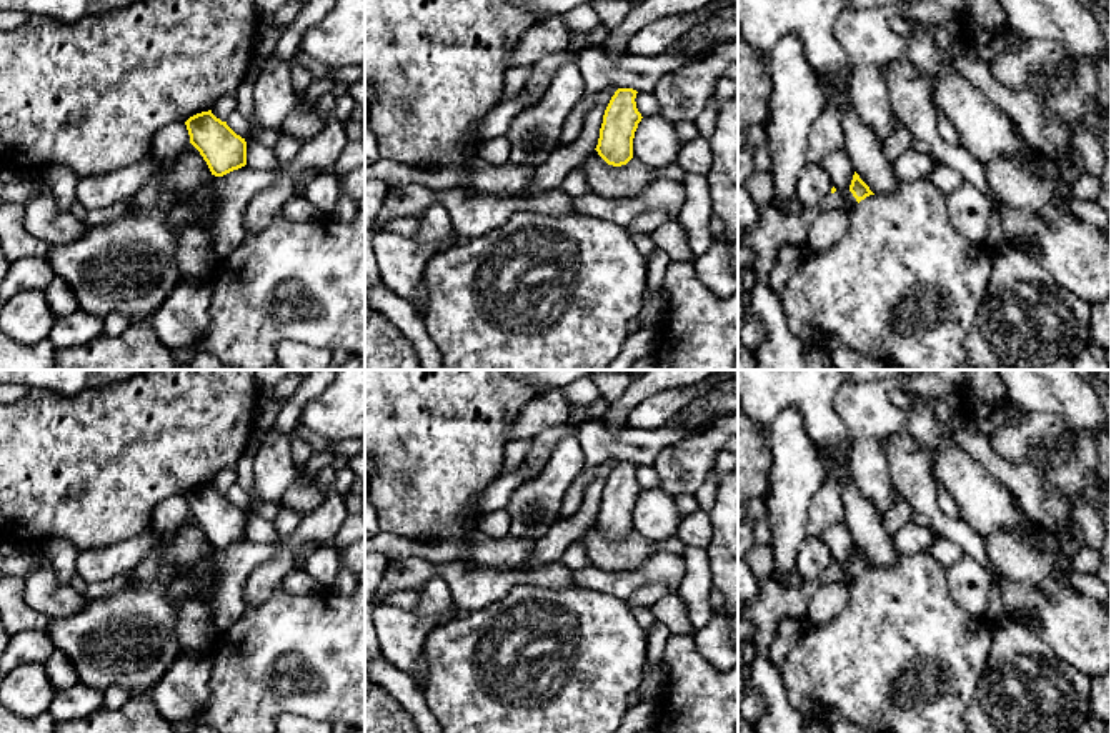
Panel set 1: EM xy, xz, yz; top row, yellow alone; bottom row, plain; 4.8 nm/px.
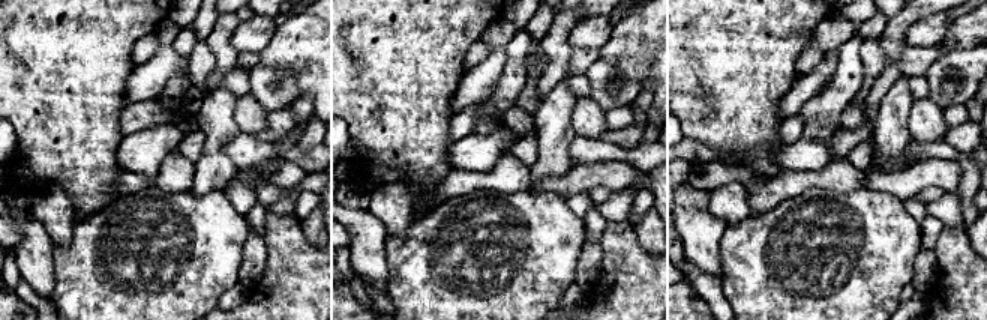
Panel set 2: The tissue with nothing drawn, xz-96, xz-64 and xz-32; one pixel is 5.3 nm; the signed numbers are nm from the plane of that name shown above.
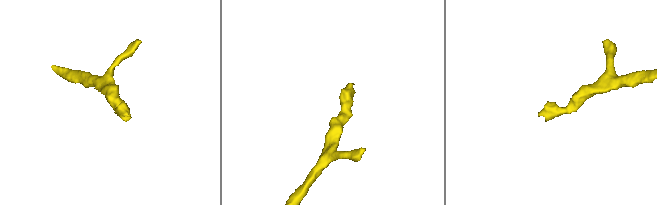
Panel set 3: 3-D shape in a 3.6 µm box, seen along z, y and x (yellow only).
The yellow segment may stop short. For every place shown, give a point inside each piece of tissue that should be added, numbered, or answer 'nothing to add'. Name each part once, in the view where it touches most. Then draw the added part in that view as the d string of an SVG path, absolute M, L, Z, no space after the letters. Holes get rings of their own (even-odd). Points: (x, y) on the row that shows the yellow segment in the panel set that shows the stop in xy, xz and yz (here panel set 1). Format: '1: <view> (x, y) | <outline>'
1: yz (780, 350) | M834 192L820 208L805 208L800 215L768 205L761 208L758 223L743 228L741 245L746 245L755 258L755 287L746 300L766 332L756 352L758 370L808 370L800 338L788 328L780 292L771 287L771 273L783 247L806 243L810 227L823 210L851 212L856 203L851 192Z

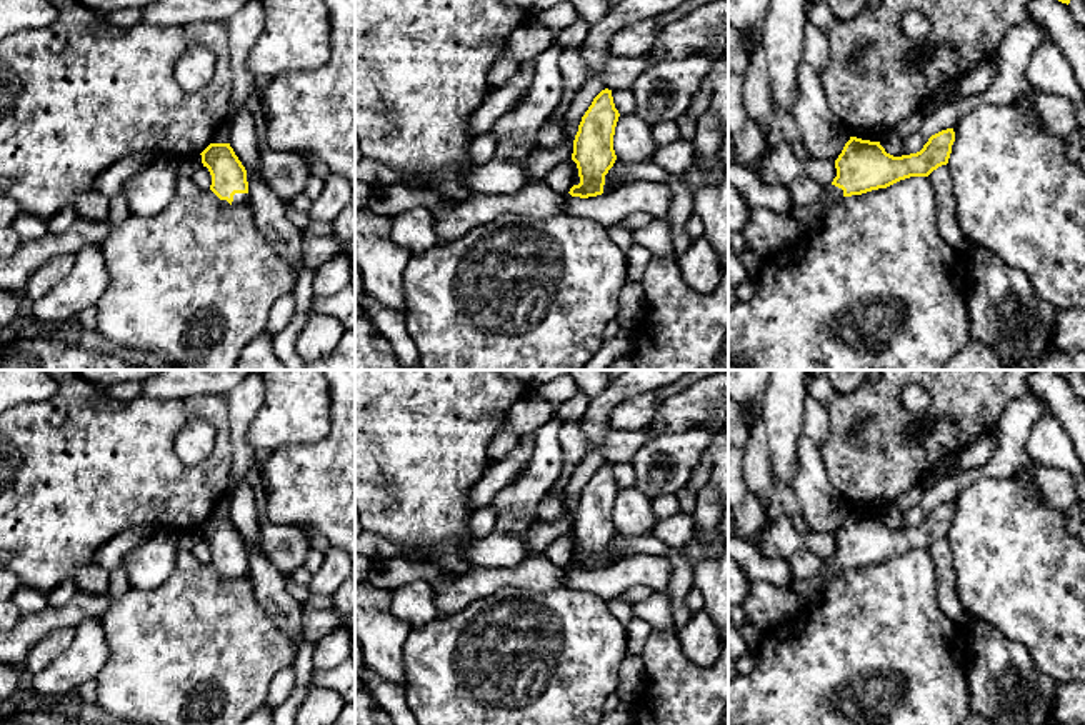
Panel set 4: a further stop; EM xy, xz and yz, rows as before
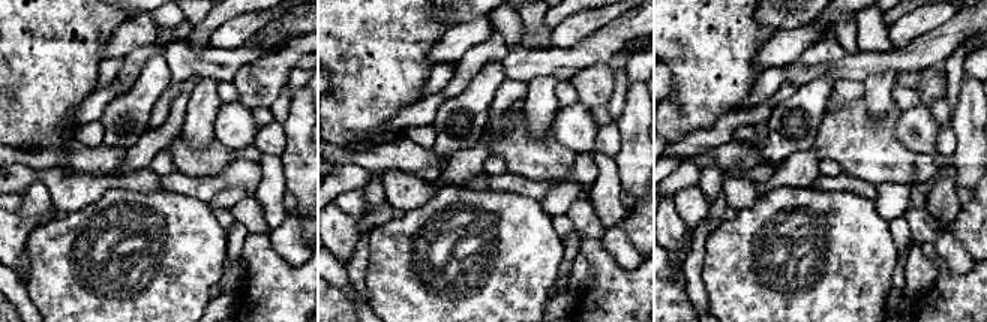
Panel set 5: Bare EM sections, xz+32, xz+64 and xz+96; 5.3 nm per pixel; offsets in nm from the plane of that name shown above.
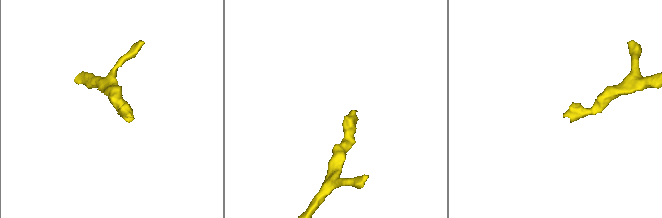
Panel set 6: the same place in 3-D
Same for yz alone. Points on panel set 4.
1: yz (832, 195) | M827 185L823 187L823 193L822 197L810 207L793 207L790 210L790 213L797 218L797 220L808 220L817 213L828 213L833 207L837 207L838 203L843 202L843 190L835 187L835 185Z

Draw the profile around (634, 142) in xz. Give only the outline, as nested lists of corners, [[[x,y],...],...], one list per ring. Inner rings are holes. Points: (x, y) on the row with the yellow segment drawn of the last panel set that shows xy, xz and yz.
[[[637,113],[620,115],[613,135],[613,150],[617,160],[625,163],[652,162],[657,152],[652,125]]]

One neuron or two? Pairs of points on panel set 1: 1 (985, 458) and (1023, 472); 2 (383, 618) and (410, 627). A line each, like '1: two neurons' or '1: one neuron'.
1: one neuron
2: one neuron

